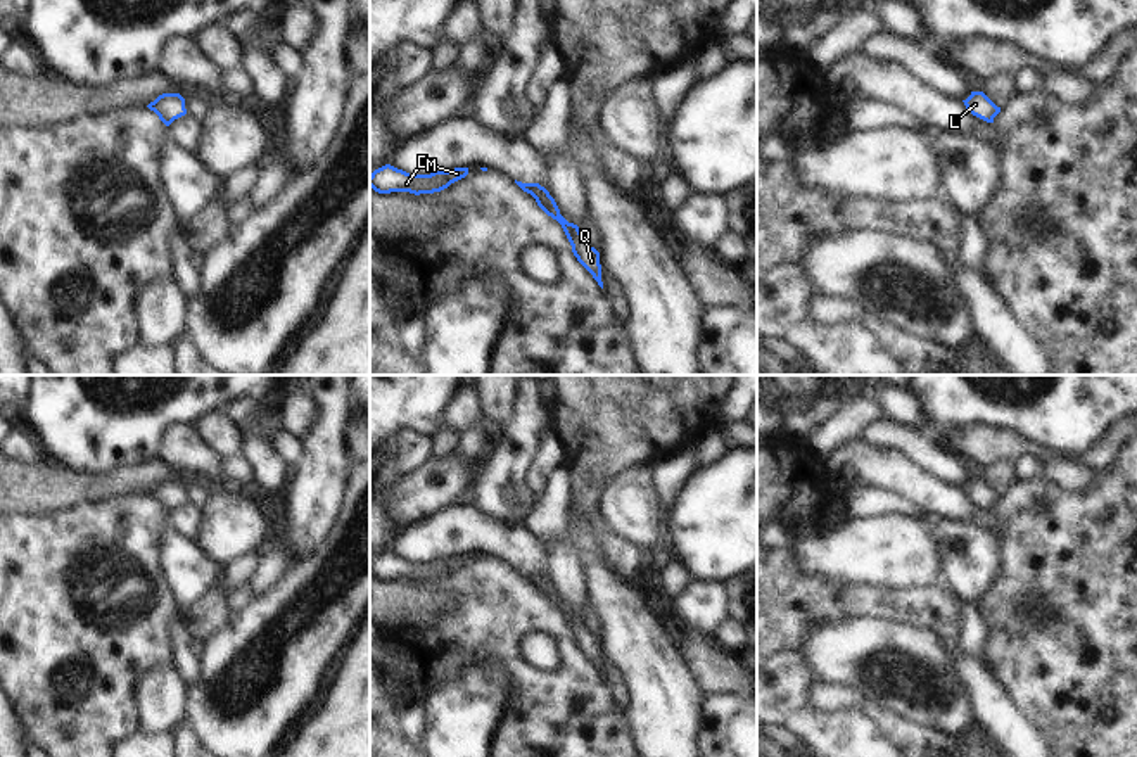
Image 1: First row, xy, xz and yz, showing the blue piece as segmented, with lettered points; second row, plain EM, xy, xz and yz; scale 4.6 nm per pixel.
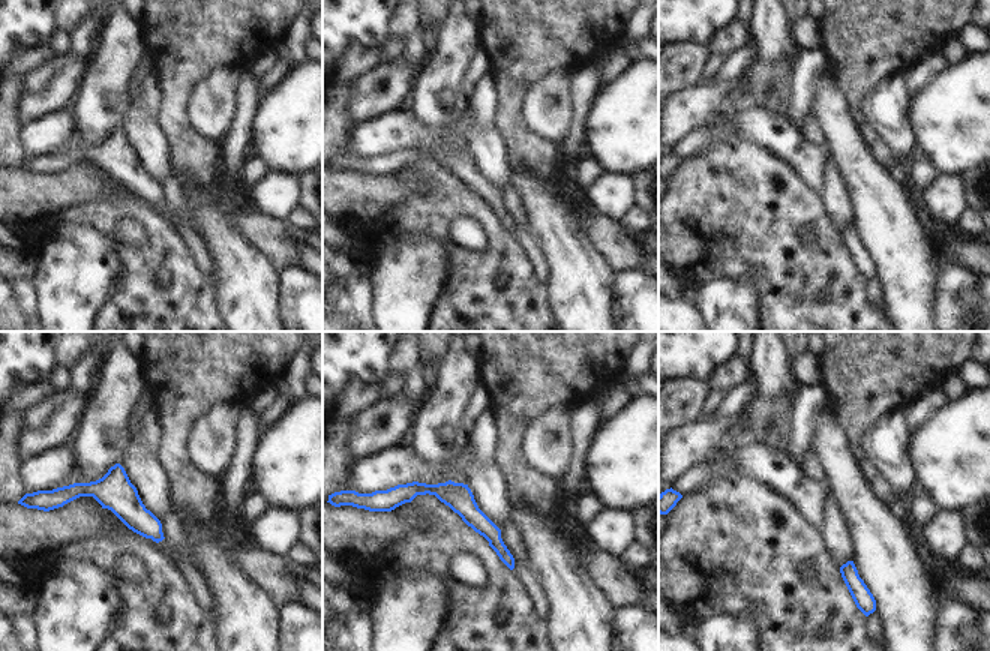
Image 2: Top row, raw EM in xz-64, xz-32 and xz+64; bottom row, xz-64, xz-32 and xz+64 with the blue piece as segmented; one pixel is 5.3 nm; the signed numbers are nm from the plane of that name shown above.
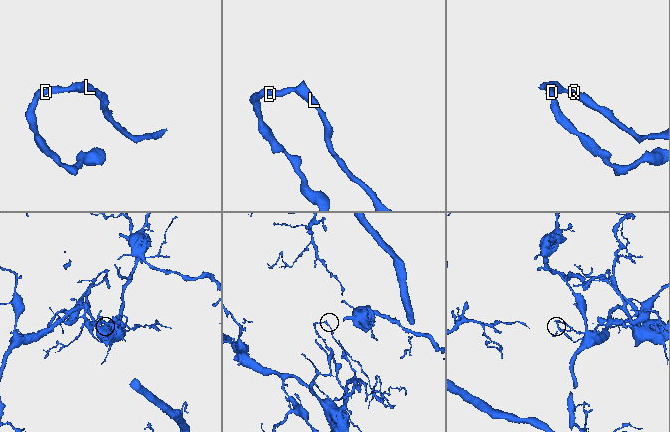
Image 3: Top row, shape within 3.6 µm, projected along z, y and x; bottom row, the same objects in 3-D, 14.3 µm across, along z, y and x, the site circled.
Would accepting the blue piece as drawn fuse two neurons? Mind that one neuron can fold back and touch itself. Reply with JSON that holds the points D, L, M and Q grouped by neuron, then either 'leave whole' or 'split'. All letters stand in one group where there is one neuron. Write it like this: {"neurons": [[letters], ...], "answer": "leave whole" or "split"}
{"neurons": [["D", "L", "M", "Q"]], "answer": "leave whole"}

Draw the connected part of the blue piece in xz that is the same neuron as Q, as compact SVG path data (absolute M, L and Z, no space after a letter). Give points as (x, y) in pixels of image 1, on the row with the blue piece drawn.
M517 181L515 183L527 194L530 194L537 206L553 219L556 219L570 245L572 245L572 252L577 258L577 261L593 275L593 278L598 282L598 285L603 289L603 282L601 282L601 264L600 264L600 252L591 247L584 235L581 233L579 226L574 223L568 223L562 214L560 209L555 202L555 199L549 195L549 192L541 187L539 183L522 183Z

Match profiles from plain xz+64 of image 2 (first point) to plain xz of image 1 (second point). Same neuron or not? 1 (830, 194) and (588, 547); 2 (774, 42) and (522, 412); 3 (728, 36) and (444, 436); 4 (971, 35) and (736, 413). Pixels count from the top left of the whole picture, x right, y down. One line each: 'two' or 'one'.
1: two
2: two
3: two
4: two

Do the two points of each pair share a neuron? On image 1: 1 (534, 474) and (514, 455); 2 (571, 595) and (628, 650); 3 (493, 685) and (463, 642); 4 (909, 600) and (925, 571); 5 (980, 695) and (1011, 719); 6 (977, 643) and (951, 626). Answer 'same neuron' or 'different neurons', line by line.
1: different neurons
2: different neurons
3: different neurons
4: different neurons
5: same neuron
6: different neurons

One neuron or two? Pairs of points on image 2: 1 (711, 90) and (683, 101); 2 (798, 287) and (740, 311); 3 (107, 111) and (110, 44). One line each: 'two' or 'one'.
1: one
2: two
3: one

